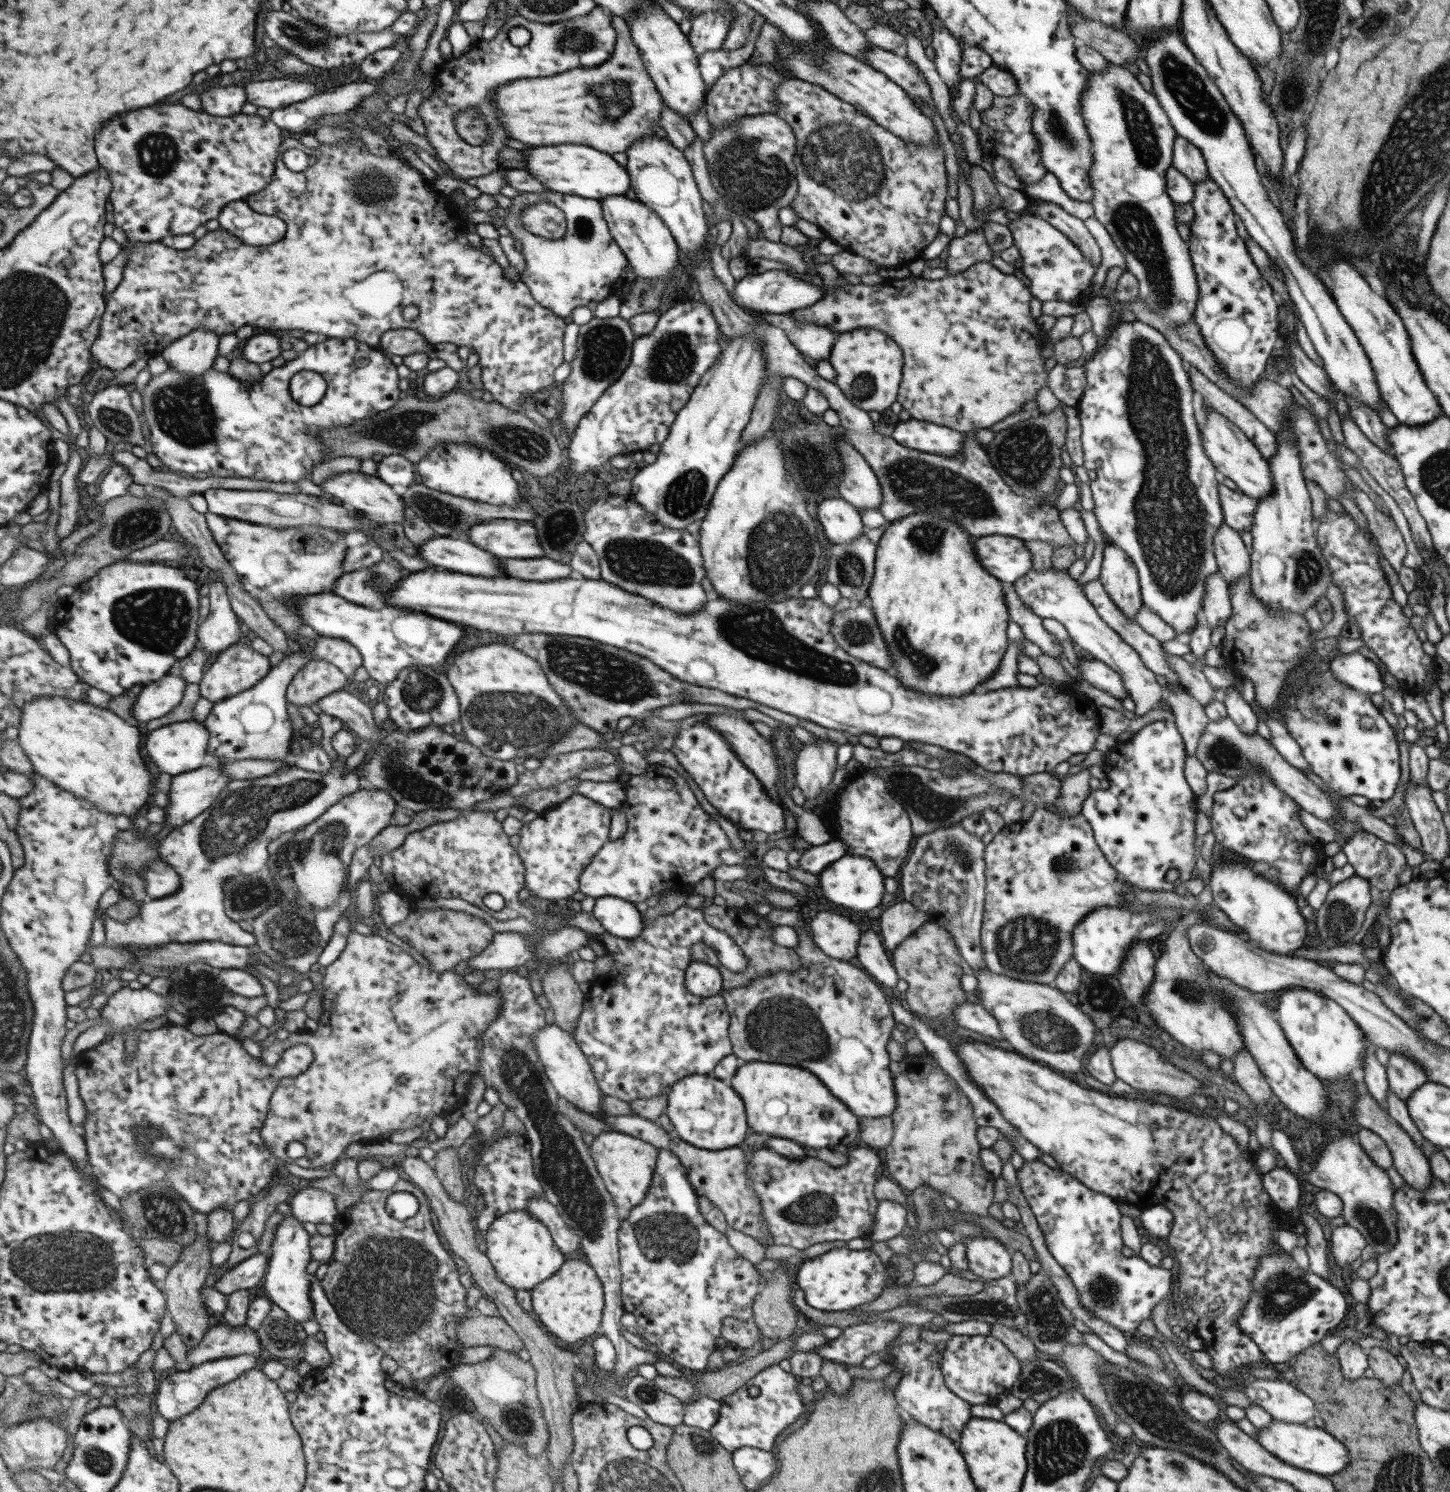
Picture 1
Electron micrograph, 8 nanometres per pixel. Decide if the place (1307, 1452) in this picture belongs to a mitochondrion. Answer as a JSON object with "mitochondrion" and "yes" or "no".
{"mitochondrion":"no"}

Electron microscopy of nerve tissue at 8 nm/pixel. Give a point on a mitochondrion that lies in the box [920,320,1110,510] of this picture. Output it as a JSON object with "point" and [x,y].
{"point":[1027,462]}

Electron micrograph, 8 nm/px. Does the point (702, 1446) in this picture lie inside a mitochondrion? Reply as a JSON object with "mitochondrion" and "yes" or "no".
{"mitochondrion":"yes"}

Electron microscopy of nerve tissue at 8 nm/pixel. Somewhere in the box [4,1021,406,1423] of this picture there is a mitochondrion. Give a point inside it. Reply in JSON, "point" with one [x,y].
{"point":[45,1262]}

